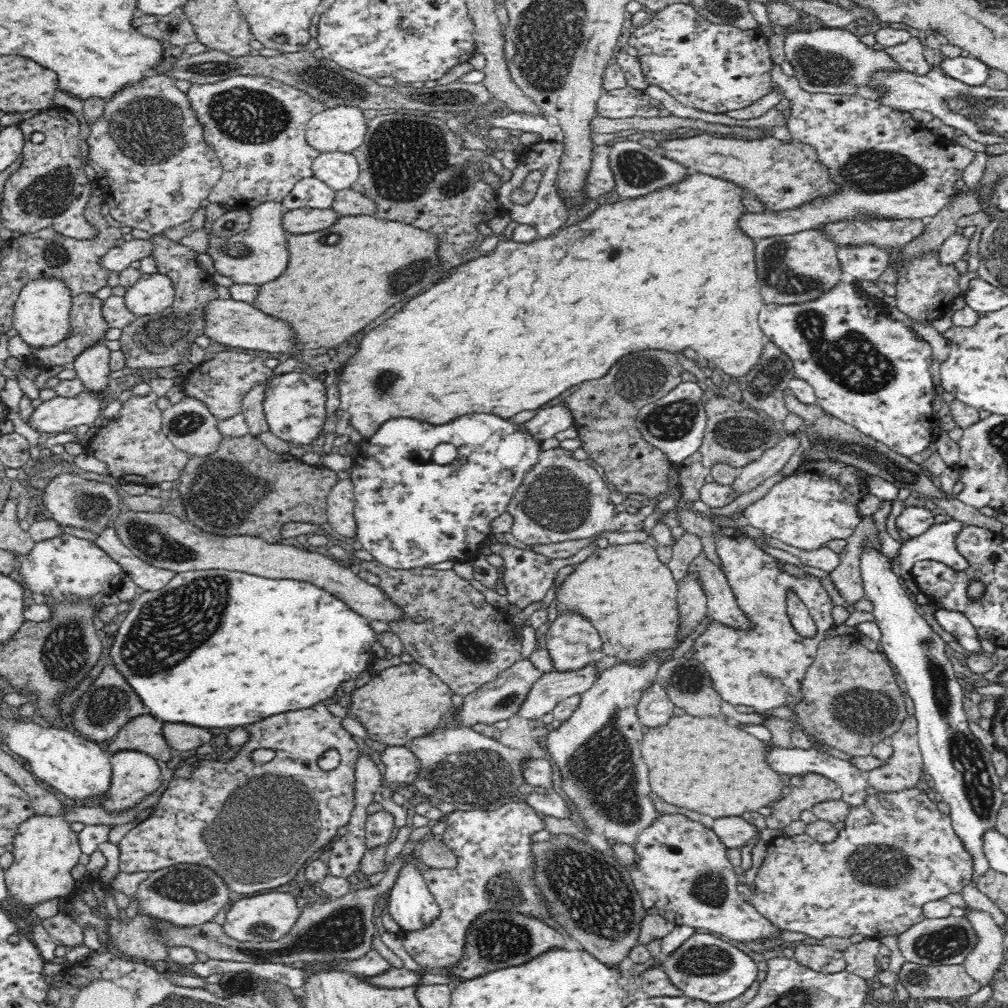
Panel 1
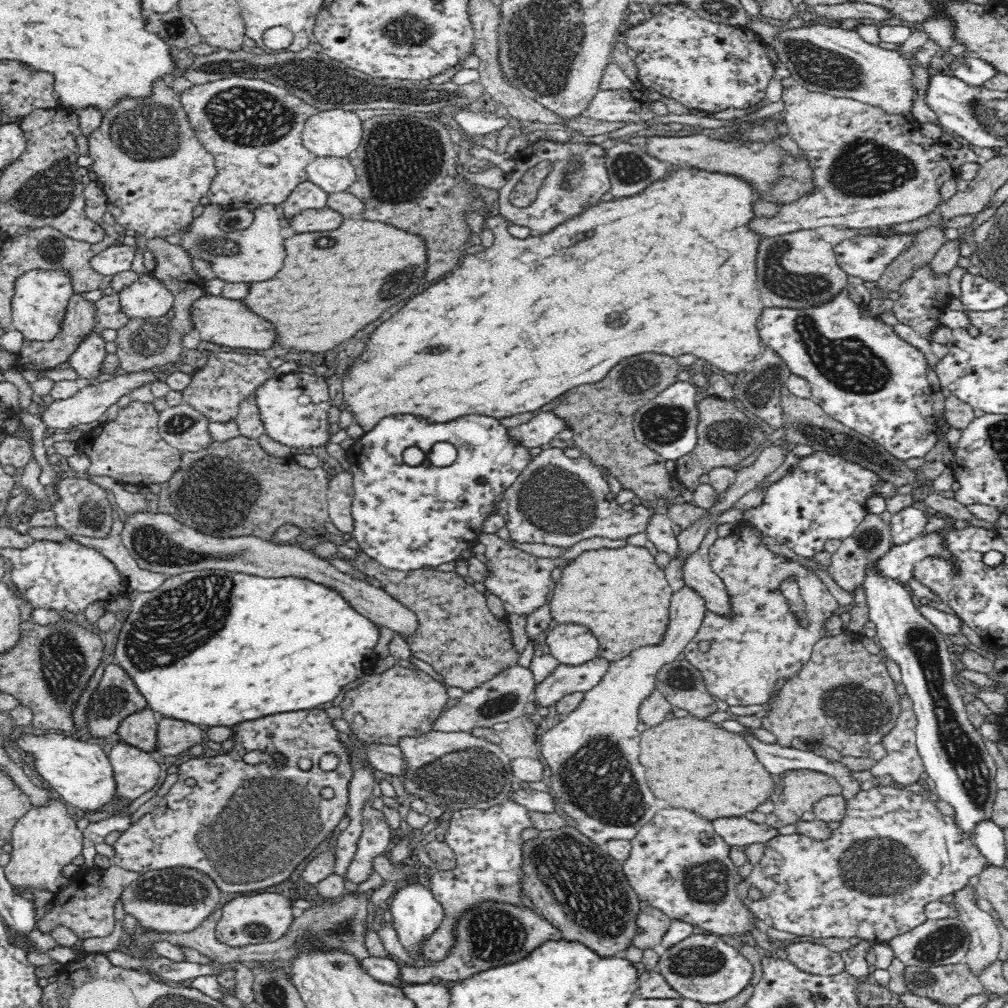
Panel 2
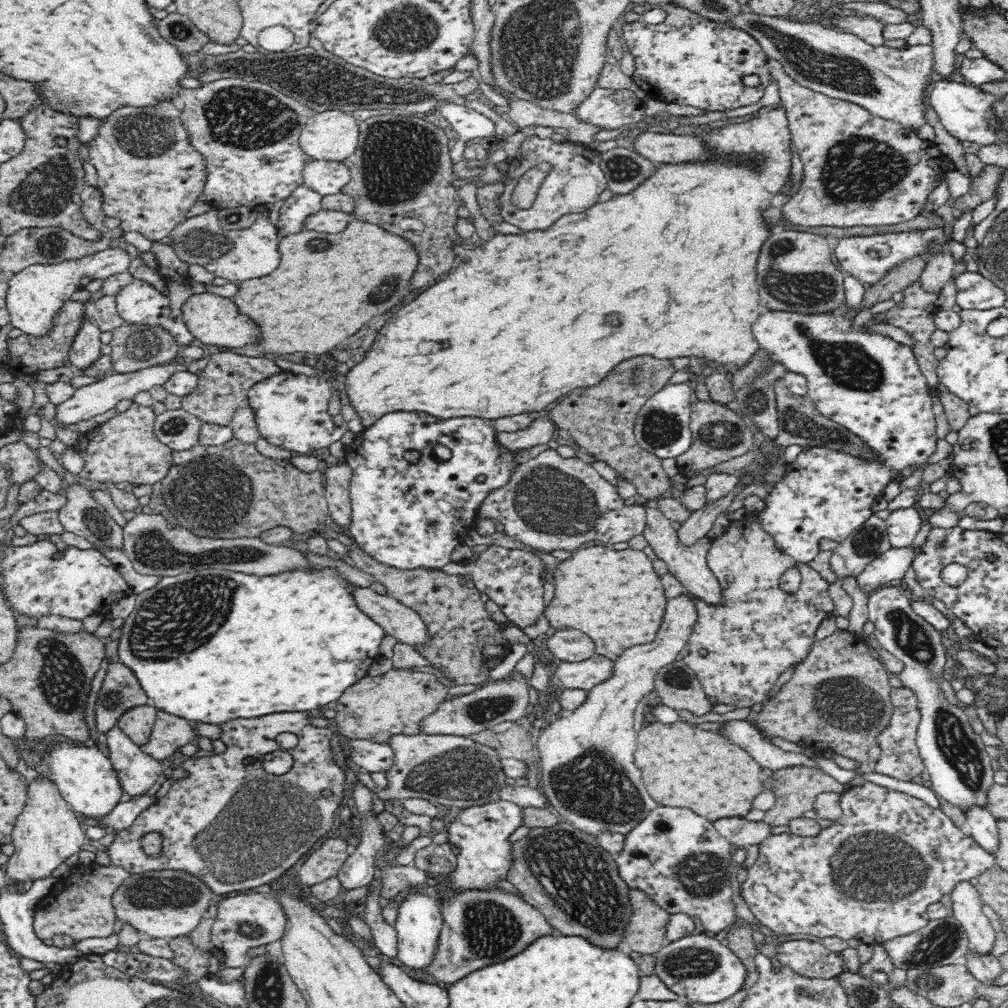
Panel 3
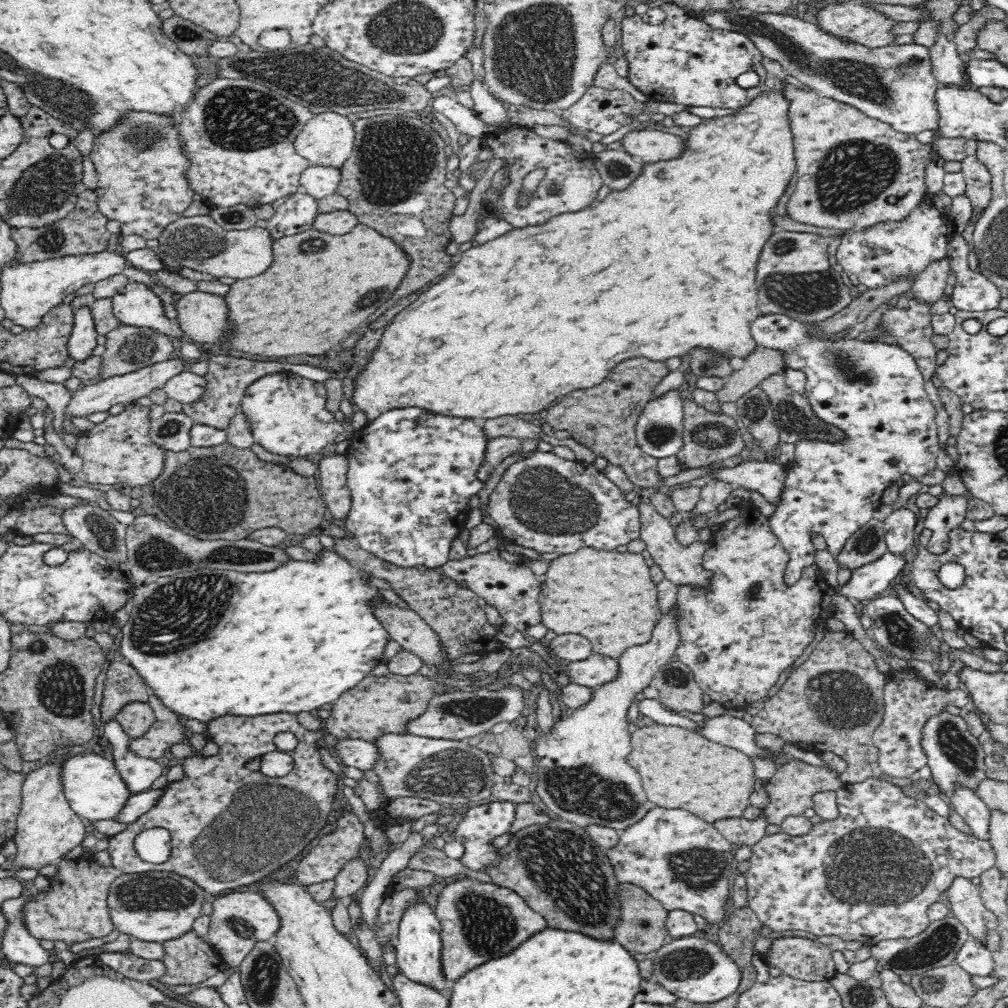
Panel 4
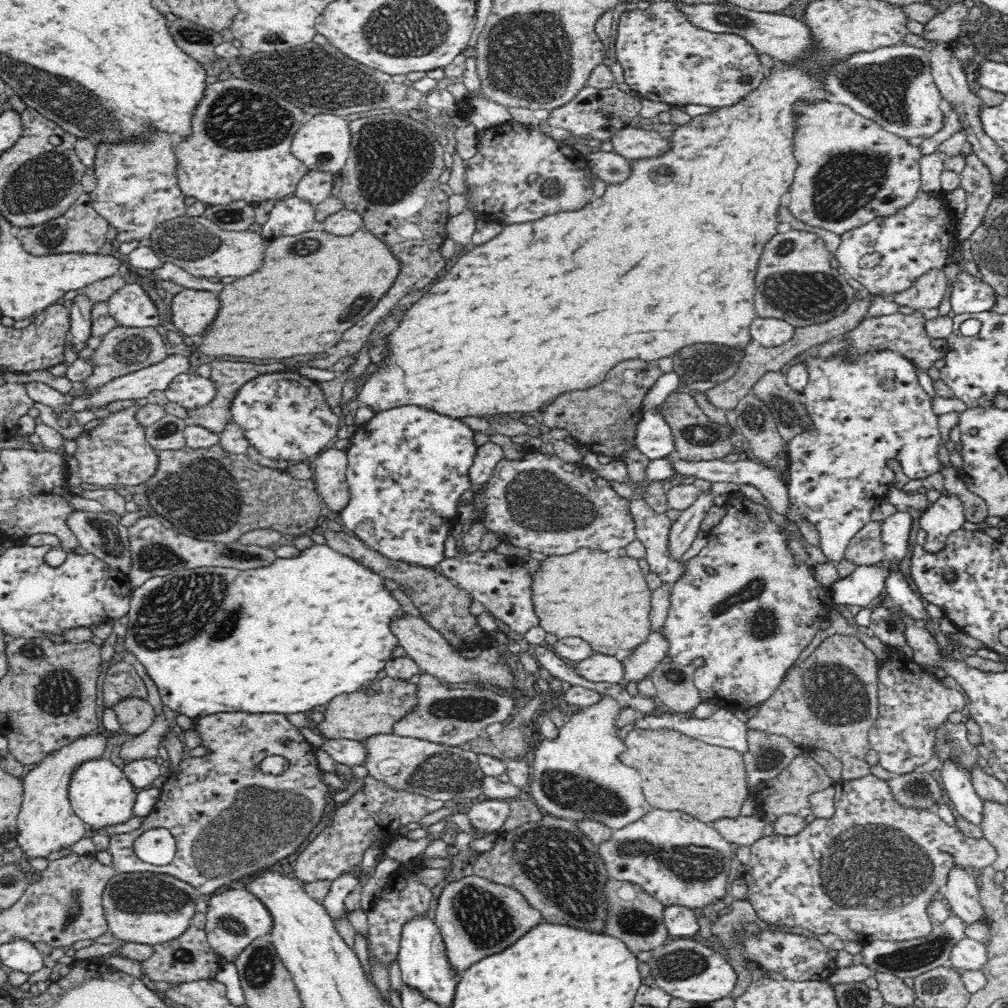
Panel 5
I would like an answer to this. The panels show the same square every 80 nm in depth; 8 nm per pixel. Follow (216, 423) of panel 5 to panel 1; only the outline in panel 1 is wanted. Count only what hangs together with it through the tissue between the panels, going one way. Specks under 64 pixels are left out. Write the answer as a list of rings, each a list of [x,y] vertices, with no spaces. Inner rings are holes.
[[[222,352],[209,361],[203,361],[197,365],[184,377],[182,388],[184,394],[204,401],[206,407],[215,417],[218,417],[218,420],[229,419],[242,413],[244,395],[272,374],[272,369],[264,365],[261,357],[240,354],[240,352]]]

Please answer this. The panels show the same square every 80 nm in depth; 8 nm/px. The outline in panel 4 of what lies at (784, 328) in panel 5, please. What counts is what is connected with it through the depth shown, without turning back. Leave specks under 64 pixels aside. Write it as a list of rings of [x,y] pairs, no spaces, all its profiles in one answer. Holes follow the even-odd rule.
[[[761,314],[754,322],[752,322],[751,333],[752,337],[756,341],[758,346],[773,349],[778,351],[782,355],[782,359],[785,362],[786,368],[792,370],[799,370],[805,374],[807,378],[806,390],[804,396],[808,398],[810,404],[818,417],[822,417],[824,421],[832,423],[838,427],[842,427],[848,438],[844,442],[836,442],[836,444],[830,444],[830,442],[816,442],[816,440],[802,440],[798,444],[794,444],[793,459],[785,465],[787,472],[786,478],[779,494],[779,501],[774,503],[774,512],[770,514],[770,518],[767,518],[768,528],[775,534],[777,540],[781,542],[781,545],[788,553],[790,561],[788,567],[783,573],[784,585],[786,587],[794,587],[802,577],[803,570],[806,567],[815,566],[815,556],[817,551],[814,549],[814,542],[811,542],[812,536],[823,536],[826,540],[826,550],[836,558],[838,552],[841,550],[841,546],[845,543],[845,540],[860,526],[865,525],[869,520],[874,518],[874,510],[876,510],[881,504],[881,496],[884,489],[890,486],[896,481],[896,479],[904,473],[910,474],[916,479],[921,479],[926,472],[934,470],[936,468],[936,456],[938,454],[938,431],[934,418],[936,411],[934,405],[930,401],[926,388],[924,388],[924,377],[916,364],[916,360],[900,345],[887,341],[887,339],[865,339],[865,338],[829,338],[826,333],[818,331],[817,322],[806,323],[806,321],[800,321],[792,318],[787,314]]]

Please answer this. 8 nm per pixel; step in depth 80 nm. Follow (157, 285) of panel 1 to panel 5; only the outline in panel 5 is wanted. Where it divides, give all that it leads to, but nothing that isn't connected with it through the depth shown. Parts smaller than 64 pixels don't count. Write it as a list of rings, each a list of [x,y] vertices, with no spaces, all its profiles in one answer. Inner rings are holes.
[[[128,281],[109,298],[108,306],[110,315],[125,327],[156,328],[163,324],[156,302],[138,281]]]

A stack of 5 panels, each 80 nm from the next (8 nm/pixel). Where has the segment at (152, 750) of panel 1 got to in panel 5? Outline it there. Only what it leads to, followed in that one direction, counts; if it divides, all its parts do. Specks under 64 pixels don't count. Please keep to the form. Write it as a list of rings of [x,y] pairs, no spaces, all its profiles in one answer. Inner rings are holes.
[[[128,698],[113,709],[124,732],[133,736],[148,730],[155,719],[155,710],[147,701]]]

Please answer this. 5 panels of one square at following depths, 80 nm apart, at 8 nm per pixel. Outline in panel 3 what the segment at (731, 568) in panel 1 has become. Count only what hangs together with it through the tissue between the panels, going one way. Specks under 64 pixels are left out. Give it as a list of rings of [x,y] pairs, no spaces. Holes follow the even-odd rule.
[[[755,512],[746,514],[740,520],[732,520],[722,536],[712,539],[707,564],[722,586],[724,603],[722,607],[712,607],[696,598],[699,622],[689,643],[680,652],[679,659],[698,675],[709,698],[716,698],[718,703],[736,709],[751,708],[754,704],[768,700],[766,694],[771,692],[782,673],[796,668],[808,656],[812,644],[816,642],[816,631],[834,610],[834,602],[828,591],[829,584],[809,564],[805,564],[802,566],[803,580],[797,594],[785,594],[780,589],[780,578],[788,570],[801,565],[776,547],[771,535],[759,525]]]

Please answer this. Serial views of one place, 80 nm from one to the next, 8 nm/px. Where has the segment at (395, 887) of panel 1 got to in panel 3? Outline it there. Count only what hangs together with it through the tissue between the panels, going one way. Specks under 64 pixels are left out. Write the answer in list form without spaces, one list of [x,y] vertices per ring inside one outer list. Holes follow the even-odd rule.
[[[414,892],[406,900],[400,900],[396,910],[397,917],[393,925],[397,932],[397,958],[411,970],[423,971],[433,961],[436,954],[439,934],[444,924],[442,906],[438,900],[433,900],[426,893]]]

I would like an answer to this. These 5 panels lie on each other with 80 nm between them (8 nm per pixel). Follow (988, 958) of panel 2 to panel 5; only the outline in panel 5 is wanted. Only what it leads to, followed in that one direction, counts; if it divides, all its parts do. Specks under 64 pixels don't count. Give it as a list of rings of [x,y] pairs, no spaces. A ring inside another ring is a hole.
[[[960,869],[952,870],[948,882],[942,889],[944,900],[952,909],[952,915],[964,923],[972,924],[984,918],[984,907],[980,904],[980,893],[976,878]]]

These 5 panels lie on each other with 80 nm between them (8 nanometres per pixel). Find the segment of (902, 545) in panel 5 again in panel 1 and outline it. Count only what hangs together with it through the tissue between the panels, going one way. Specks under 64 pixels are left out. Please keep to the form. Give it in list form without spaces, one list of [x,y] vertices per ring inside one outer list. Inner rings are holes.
[[[904,506],[903,511],[898,518],[895,518],[898,534],[902,540],[910,540],[910,538],[918,537],[919,534],[924,534],[934,522],[936,522],[936,515],[934,511],[929,510],[925,506]]]

